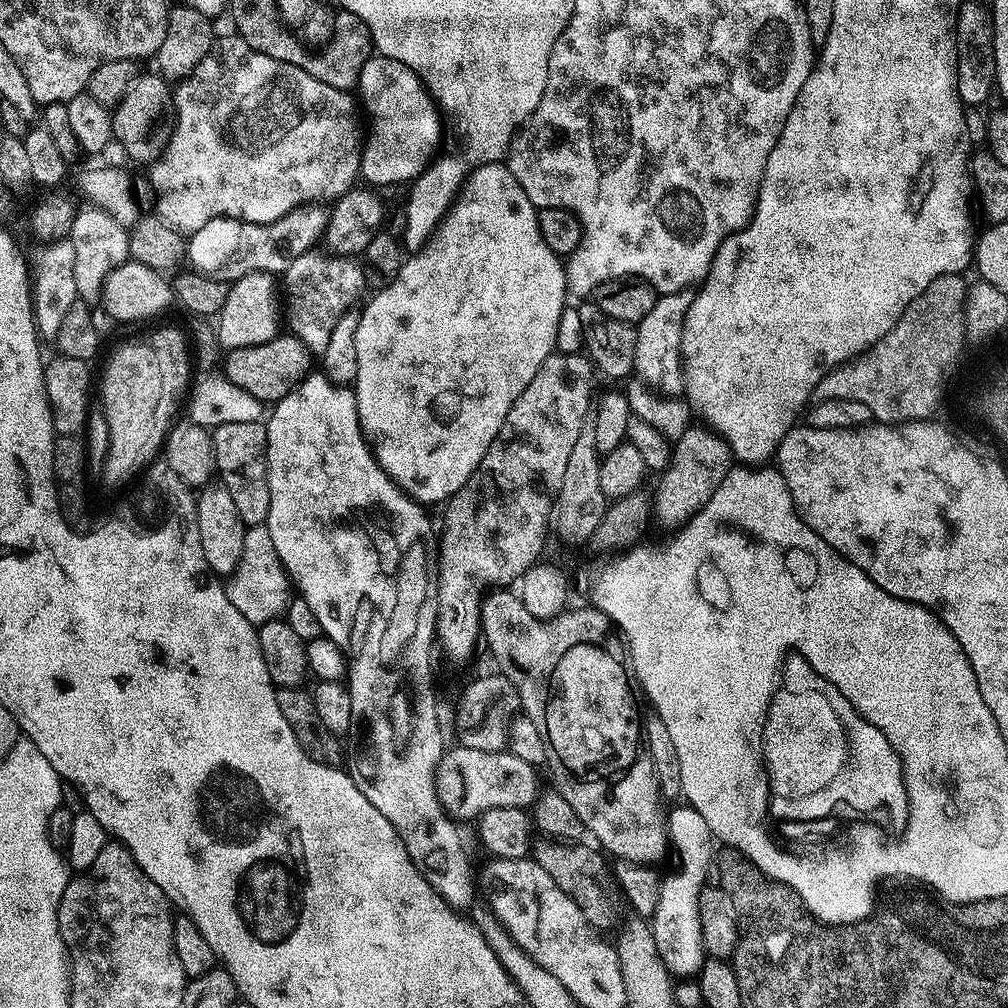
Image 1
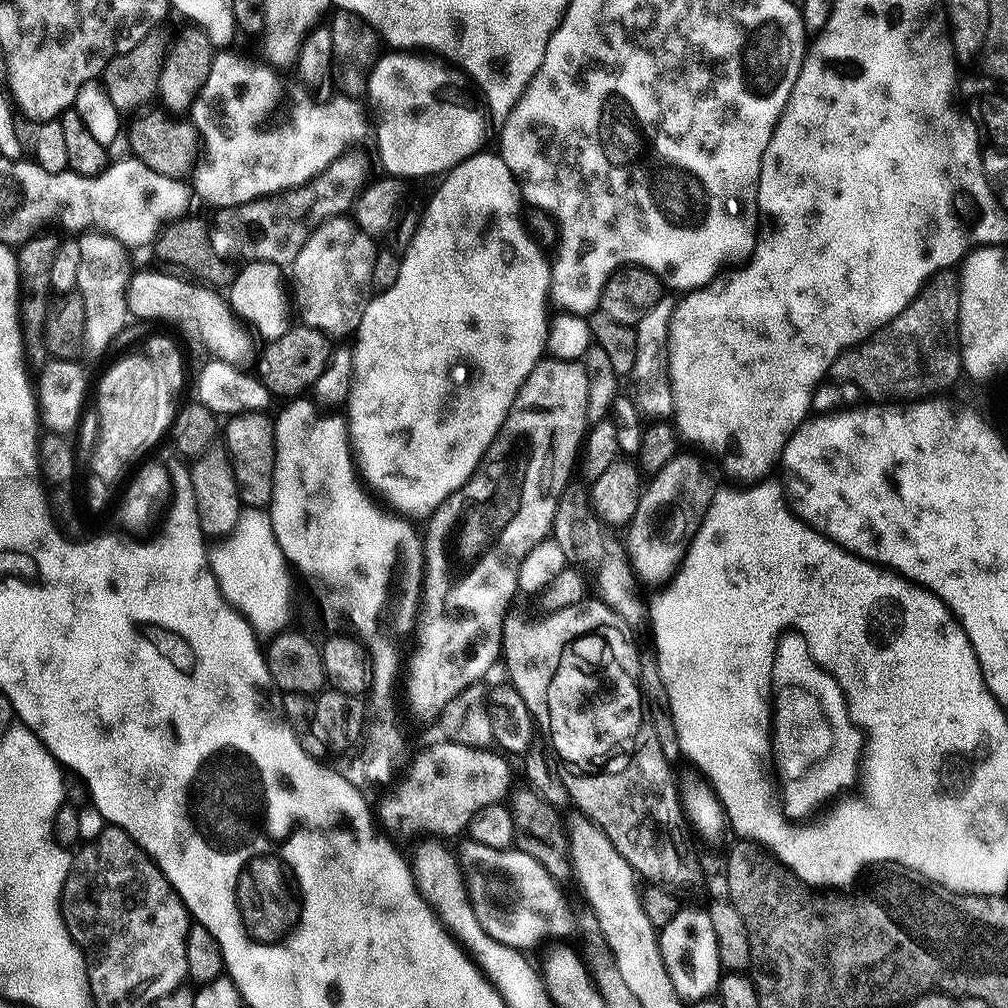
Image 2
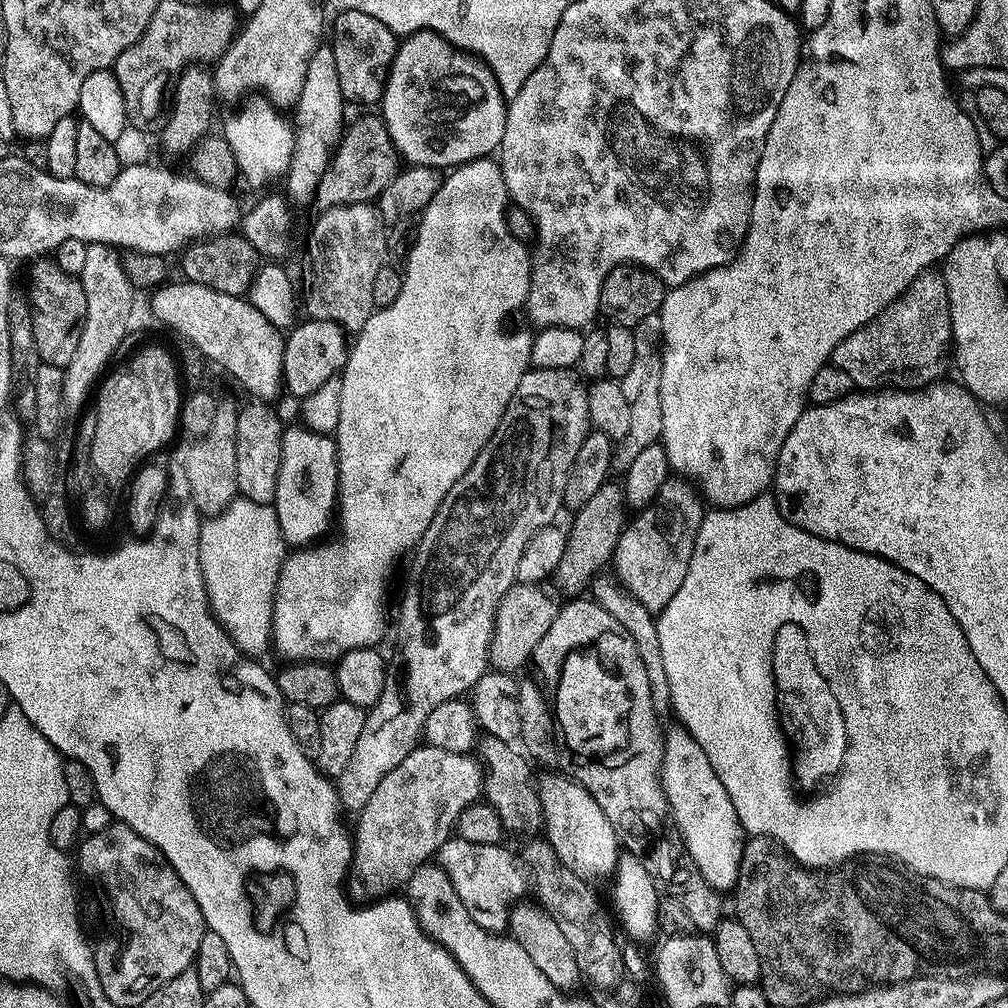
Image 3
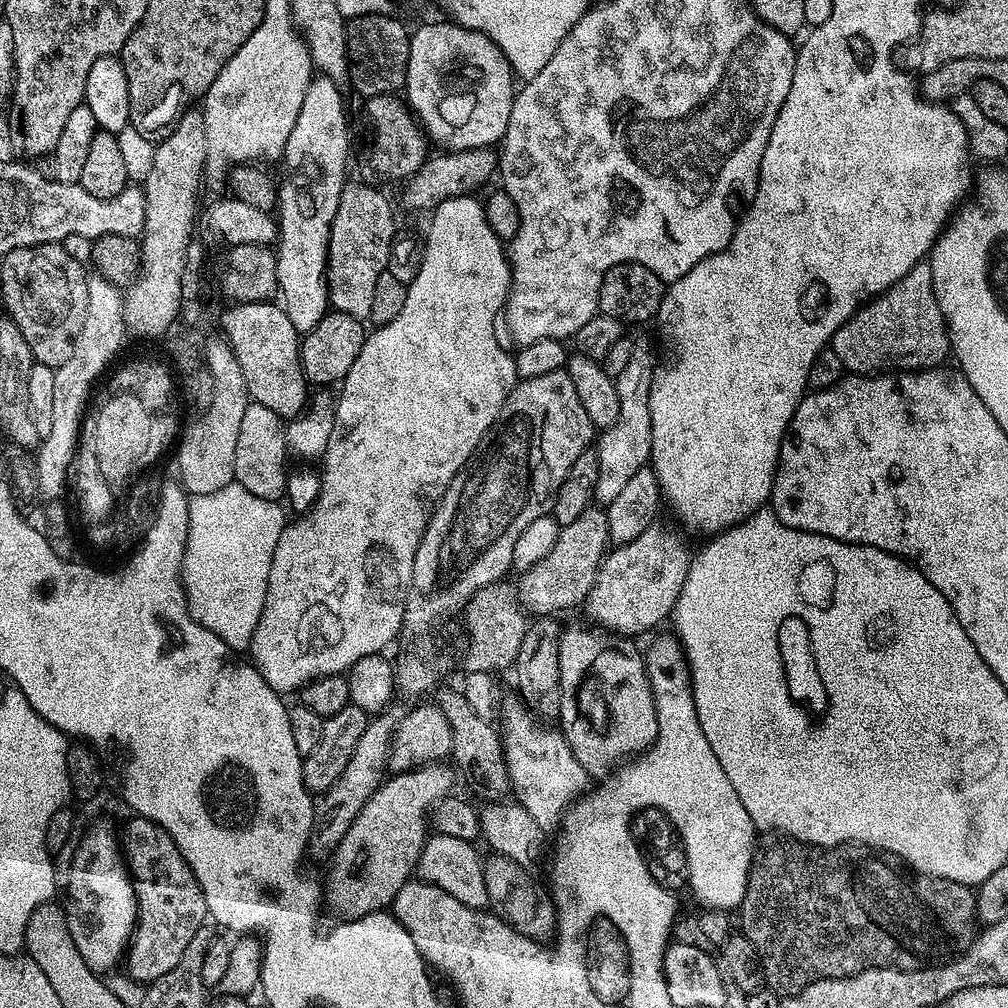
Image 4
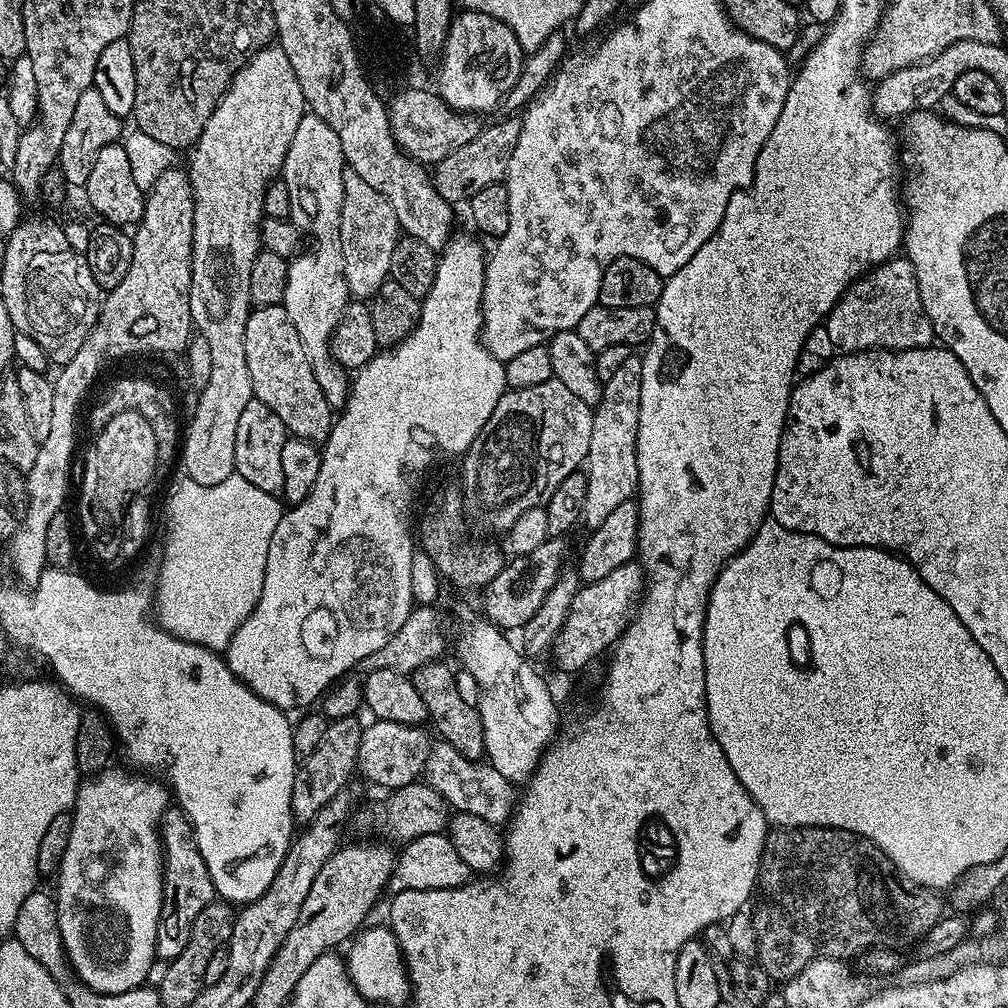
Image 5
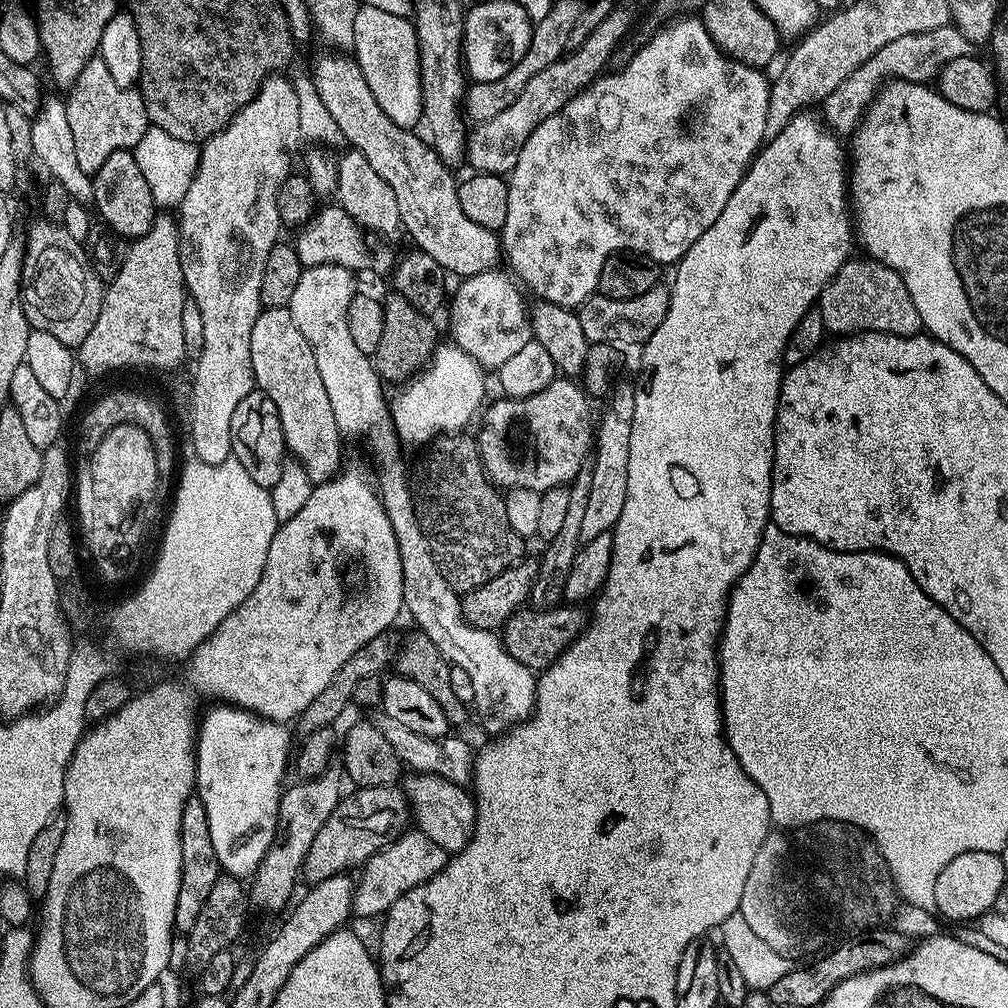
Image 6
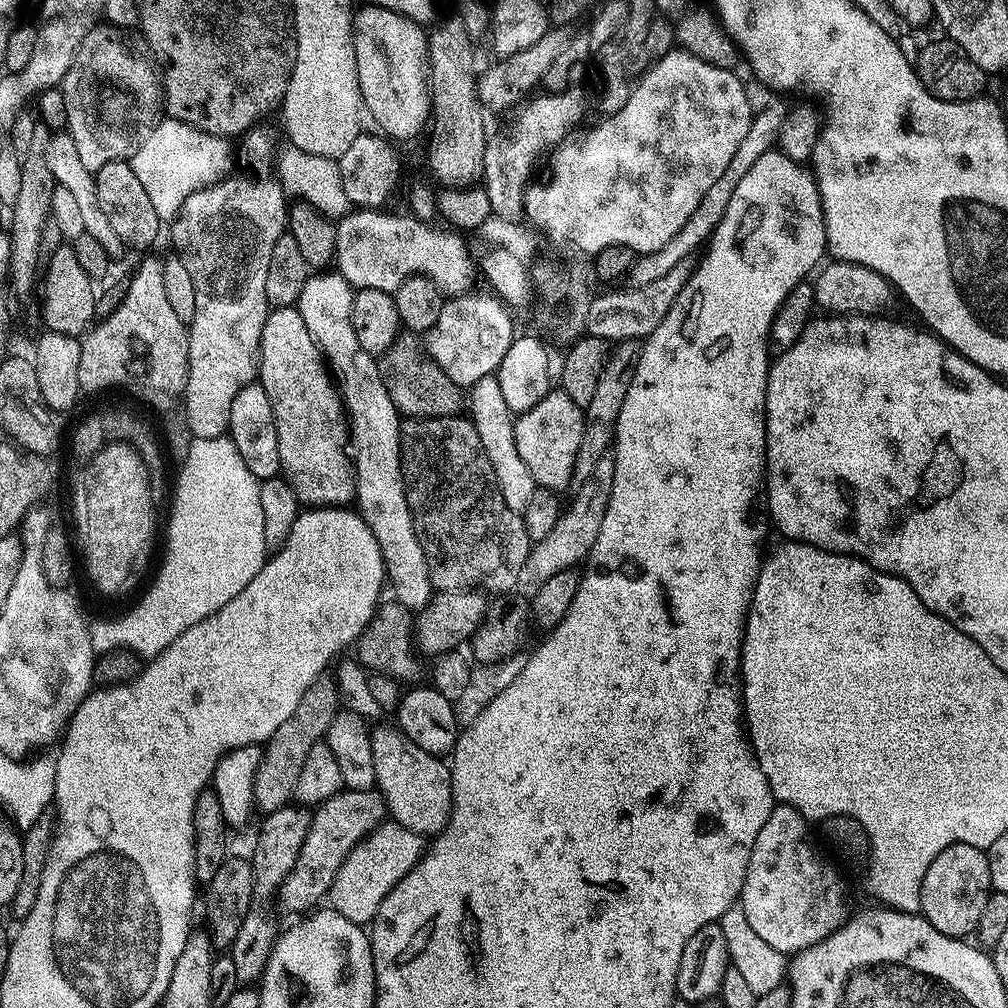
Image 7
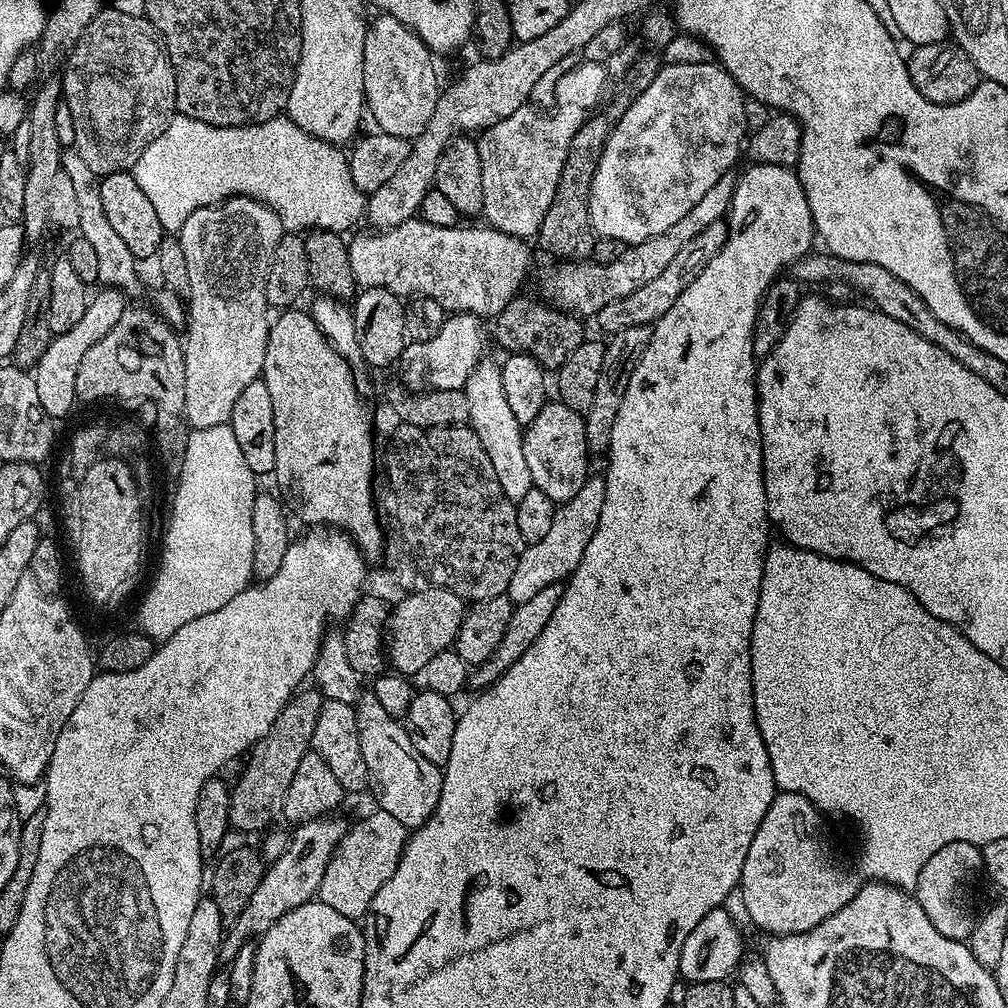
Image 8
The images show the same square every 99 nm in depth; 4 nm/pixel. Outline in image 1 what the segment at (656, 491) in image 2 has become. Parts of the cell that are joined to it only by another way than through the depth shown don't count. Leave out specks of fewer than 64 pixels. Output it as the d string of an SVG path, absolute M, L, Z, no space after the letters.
M689 426L686 434L682 434L680 440L674 444L674 462L659 477L660 489L654 492L654 512L657 517L661 516L671 526L677 525L679 522L688 520L704 503L712 497L712 492L718 490L718 486L726 478L728 472L733 471L734 455L733 448L727 443L723 436L711 427L696 428L697 426Z

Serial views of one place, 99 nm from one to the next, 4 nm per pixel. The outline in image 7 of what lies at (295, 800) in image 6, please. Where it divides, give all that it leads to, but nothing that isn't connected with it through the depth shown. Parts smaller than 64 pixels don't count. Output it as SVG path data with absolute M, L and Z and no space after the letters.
M291 802L283 808L267 813L263 819L265 820L260 824L260 833L256 836L256 845L252 848L252 856L250 855L254 878L252 901L246 910L246 918L242 918L238 938L234 938L230 949L236 973L241 985L244 986L255 985L264 975L266 966L270 962L270 954L276 945L276 938L282 931L281 925L276 925L277 909L274 905L277 903L280 887L286 882L286 876L290 874L290 870L294 870L294 862L298 862L298 850L302 850L302 842L306 842L312 812L307 807L297 806Z

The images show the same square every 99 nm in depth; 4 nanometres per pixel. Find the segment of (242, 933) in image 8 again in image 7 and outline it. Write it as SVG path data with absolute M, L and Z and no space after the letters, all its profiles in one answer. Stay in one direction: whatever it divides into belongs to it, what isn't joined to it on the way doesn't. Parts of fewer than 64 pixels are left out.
M370 788L361 792L342 790L319 805L312 812L306 842L302 842L302 850L298 850L298 862L294 862L294 870L290 870L280 887L279 907L288 912L300 912L296 914L311 913L321 903L319 900L327 897L338 870L342 870L342 862L346 862L346 854L379 824L385 823L387 816L388 804L384 797Z

